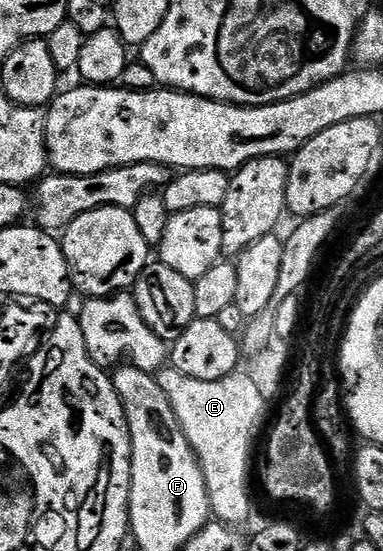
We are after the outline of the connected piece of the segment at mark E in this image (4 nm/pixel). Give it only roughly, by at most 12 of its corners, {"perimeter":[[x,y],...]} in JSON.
{"perimeter":[[241,370],[156,380],[201,461],[212,515],[243,526],[267,406]]}

